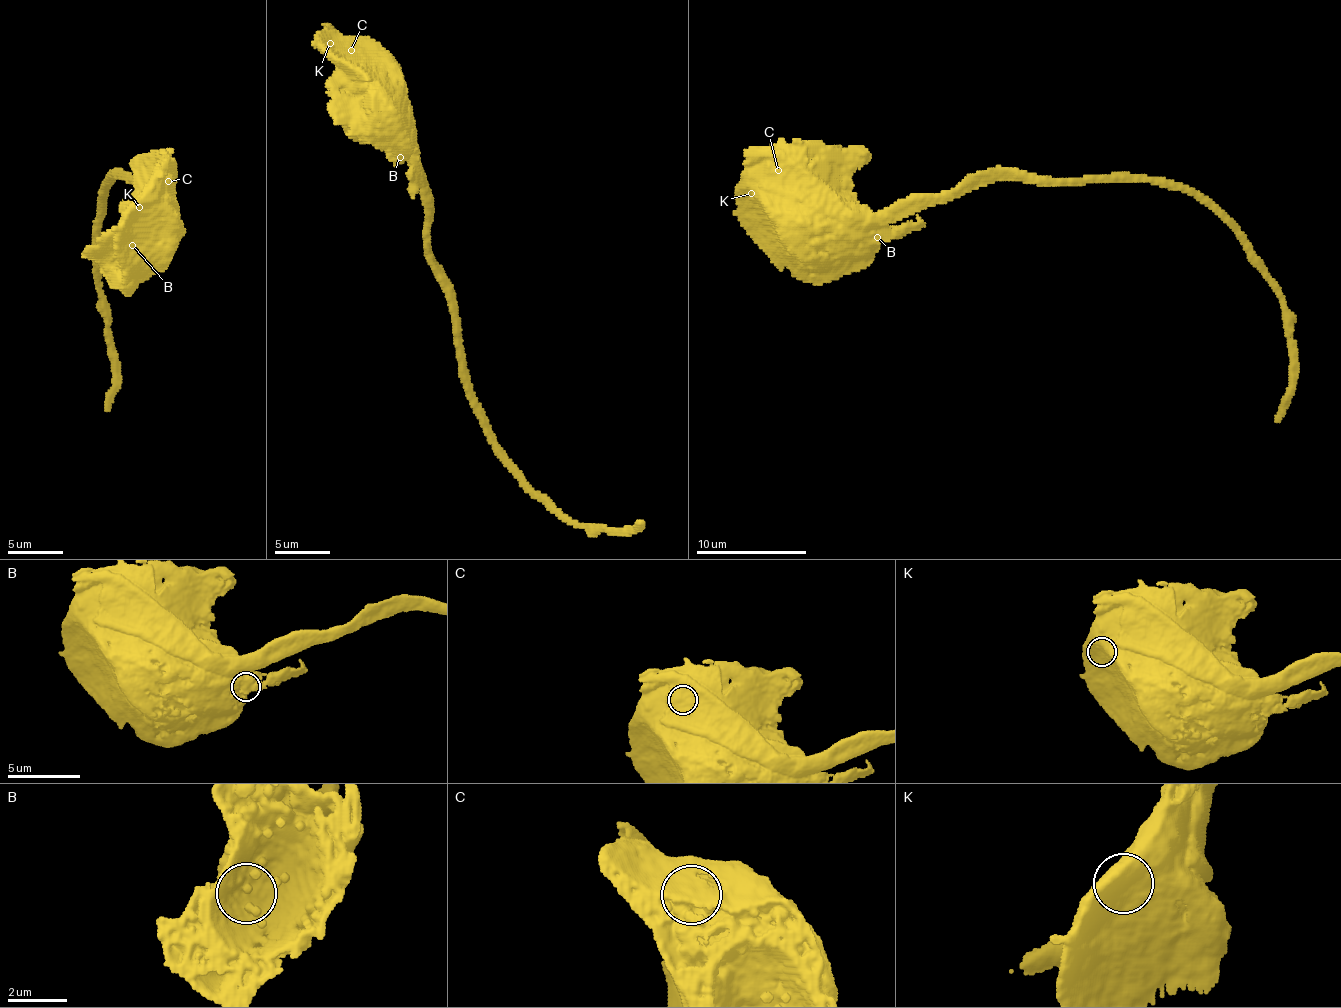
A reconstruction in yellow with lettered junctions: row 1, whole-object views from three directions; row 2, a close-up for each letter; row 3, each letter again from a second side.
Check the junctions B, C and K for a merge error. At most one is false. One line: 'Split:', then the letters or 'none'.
Split: C

